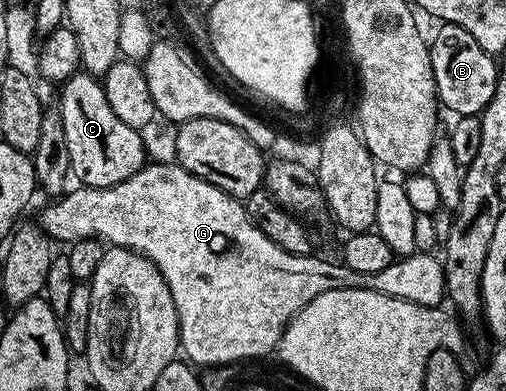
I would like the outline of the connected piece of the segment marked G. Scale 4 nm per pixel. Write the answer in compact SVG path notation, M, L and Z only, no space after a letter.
M169 161L169 163L146 162L145 166L139 169L139 173L127 177L127 181L119 181L110 187L77 185L74 188L74 191L72 188L72 190L60 196L56 201L50 202L53 203L50 207L42 209L41 220L39 220L41 230L58 244L65 243L64 245L69 245L78 239L99 239L109 247L126 247L127 250L135 251L138 255L145 255L151 260L159 269L159 273L163 273L163 281L167 281L167 289L171 289L171 297L175 301L180 350L190 364L198 365L197 363L201 363L200 366L202 368L216 367L218 365L237 365L240 359L257 359L260 355L271 354L272 351L274 354L278 350L281 335L285 331L285 326L289 320L302 311L315 297L321 293L329 292L331 289L371 289L375 293L383 293L387 297L411 301L415 305L423 305L424 307L441 307L447 295L445 289L445 269L442 260L438 256L436 259L436 254L433 253L414 253L394 258L393 263L387 265L387 269L383 269L379 273L371 273L370 275L367 273L355 273L355 269L351 269L340 261L334 261L333 263L319 258L319 255L316 254L287 253L286 250L279 249L279 245L275 245L275 241L271 241L271 237L267 237L267 233L263 233L259 229L259 225L255 225L251 221L251 217L245 212L245 205L242 200L223 193L223 189L215 189L215 185L203 181L203 177L195 177L191 173L187 173L187 169L180 167L176 161Z

